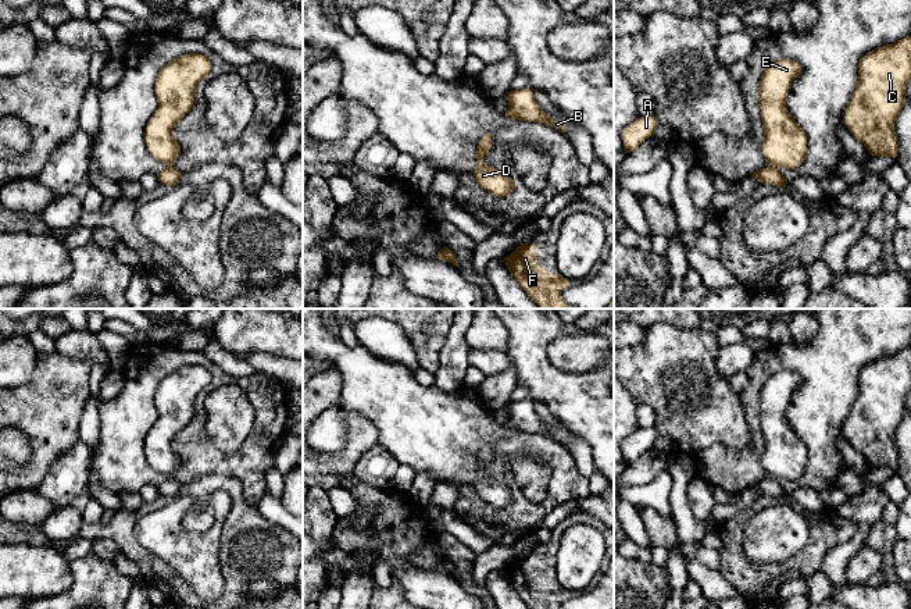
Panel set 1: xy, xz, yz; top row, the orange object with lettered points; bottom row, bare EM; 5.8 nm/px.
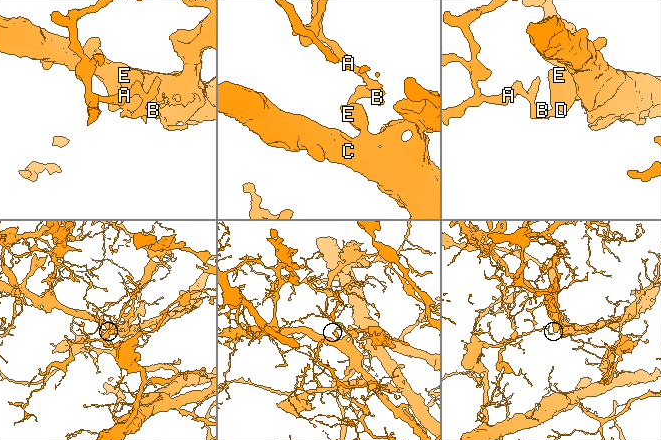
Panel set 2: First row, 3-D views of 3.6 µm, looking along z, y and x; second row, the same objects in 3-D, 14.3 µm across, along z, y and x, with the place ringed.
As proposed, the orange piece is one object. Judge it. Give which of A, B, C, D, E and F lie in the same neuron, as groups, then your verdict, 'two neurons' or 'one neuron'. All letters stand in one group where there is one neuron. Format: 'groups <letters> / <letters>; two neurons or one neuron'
groups A B / C D E F; two neurons

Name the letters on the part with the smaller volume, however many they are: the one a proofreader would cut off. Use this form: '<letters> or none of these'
C, D, E, F

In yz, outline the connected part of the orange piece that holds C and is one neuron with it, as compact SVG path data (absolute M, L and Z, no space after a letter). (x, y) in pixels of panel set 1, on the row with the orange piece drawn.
M911 36L894 44L878 47L861 57L858 82L846 108L846 125L871 156L896 157L899 140L894 124L905 104L905 85L911 81Z

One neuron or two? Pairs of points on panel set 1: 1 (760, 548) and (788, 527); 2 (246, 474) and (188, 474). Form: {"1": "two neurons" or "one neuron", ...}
{"1": "one neuron", "2": "one neuron"}

